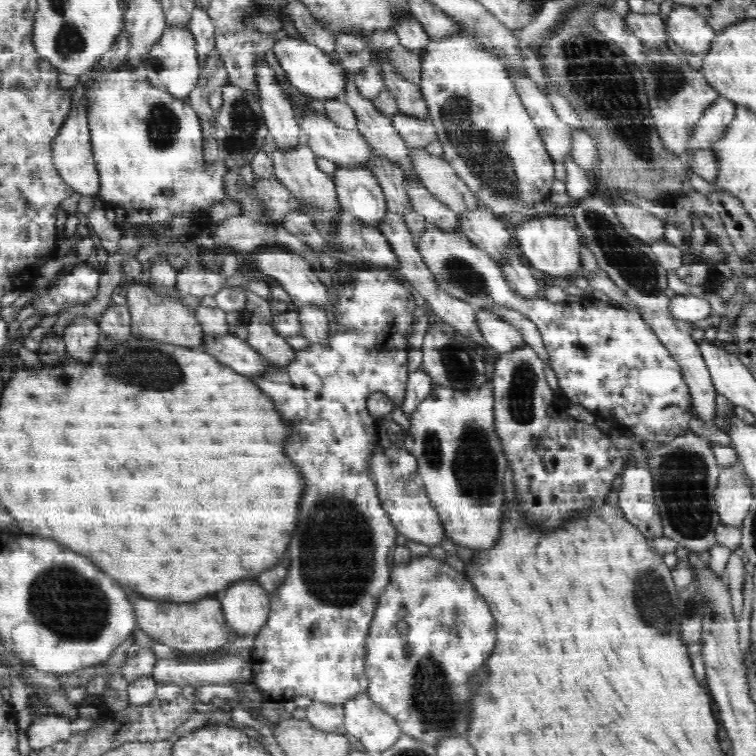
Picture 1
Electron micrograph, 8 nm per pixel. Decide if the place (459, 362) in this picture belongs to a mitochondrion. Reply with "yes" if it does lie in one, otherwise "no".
yes

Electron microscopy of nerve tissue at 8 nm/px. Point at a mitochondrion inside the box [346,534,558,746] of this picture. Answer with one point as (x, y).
(432, 703)

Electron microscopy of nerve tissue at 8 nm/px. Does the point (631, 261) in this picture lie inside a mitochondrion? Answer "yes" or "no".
yes

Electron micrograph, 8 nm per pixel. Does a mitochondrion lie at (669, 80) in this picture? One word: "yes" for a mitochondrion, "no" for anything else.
yes

